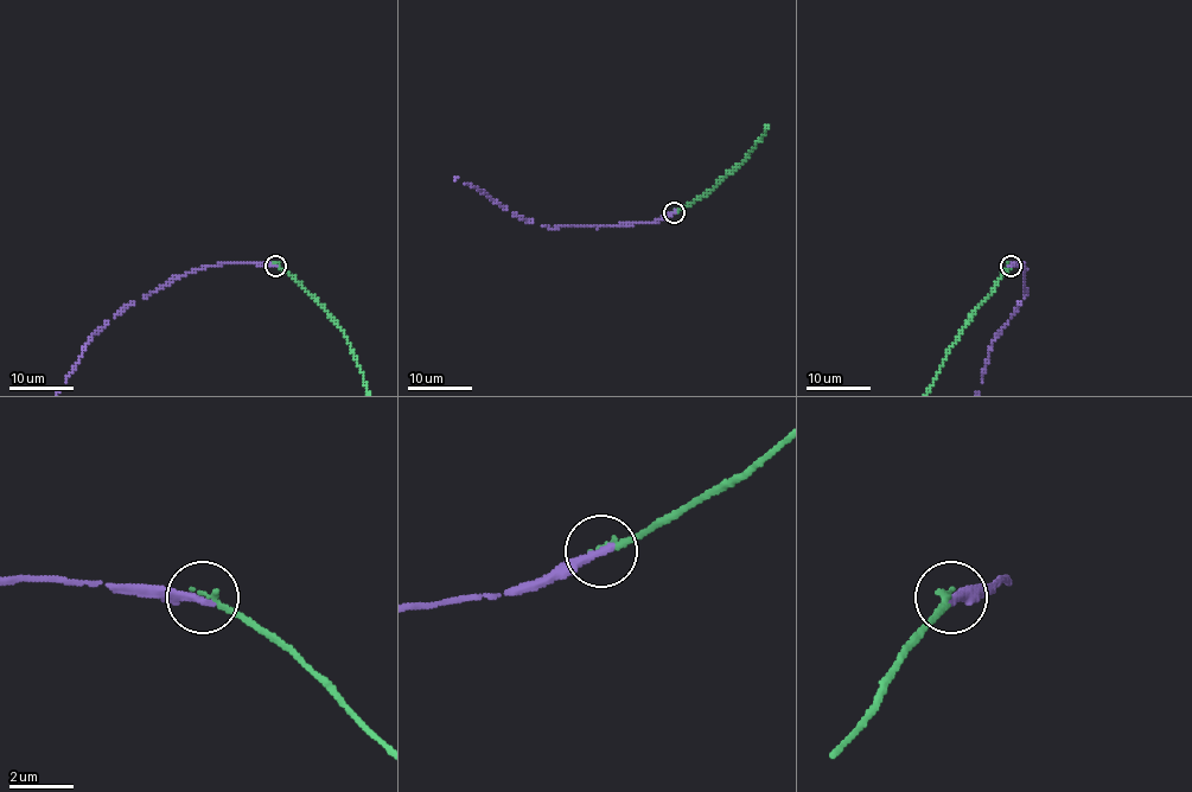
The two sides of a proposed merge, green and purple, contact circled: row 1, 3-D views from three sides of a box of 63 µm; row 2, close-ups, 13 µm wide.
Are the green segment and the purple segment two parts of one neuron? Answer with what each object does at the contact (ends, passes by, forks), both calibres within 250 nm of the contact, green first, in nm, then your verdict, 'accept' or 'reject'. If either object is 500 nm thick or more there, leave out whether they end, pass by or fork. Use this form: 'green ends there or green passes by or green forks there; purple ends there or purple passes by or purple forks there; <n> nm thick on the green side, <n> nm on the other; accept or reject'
green ends there; purple ends there; 170 nm thick on the green side, 280 nm on the other; accept

